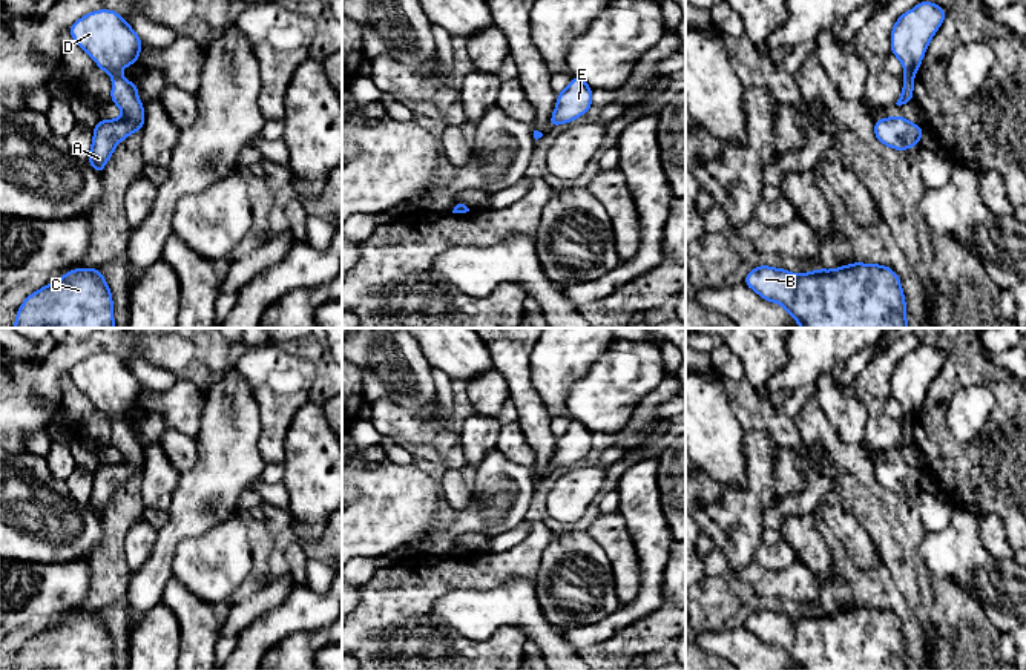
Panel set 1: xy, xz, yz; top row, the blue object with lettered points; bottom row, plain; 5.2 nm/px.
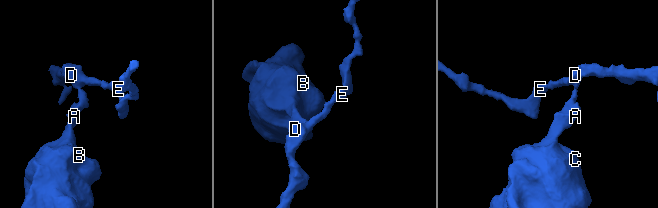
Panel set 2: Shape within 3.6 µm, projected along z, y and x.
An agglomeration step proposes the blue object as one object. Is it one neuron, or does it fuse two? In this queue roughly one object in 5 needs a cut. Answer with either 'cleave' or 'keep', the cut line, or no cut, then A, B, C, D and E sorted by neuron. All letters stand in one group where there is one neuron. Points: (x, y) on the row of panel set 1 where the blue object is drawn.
cleave; cut in yz along (905, 74), (913, 75); A B C / D E

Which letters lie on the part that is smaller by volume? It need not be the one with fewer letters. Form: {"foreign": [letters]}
{"foreign": ["D", "E"]}

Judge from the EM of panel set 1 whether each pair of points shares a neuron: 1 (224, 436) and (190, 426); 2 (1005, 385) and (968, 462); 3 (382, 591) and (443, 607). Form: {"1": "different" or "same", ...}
{"1": "different", "2": "same", "3": "different"}

